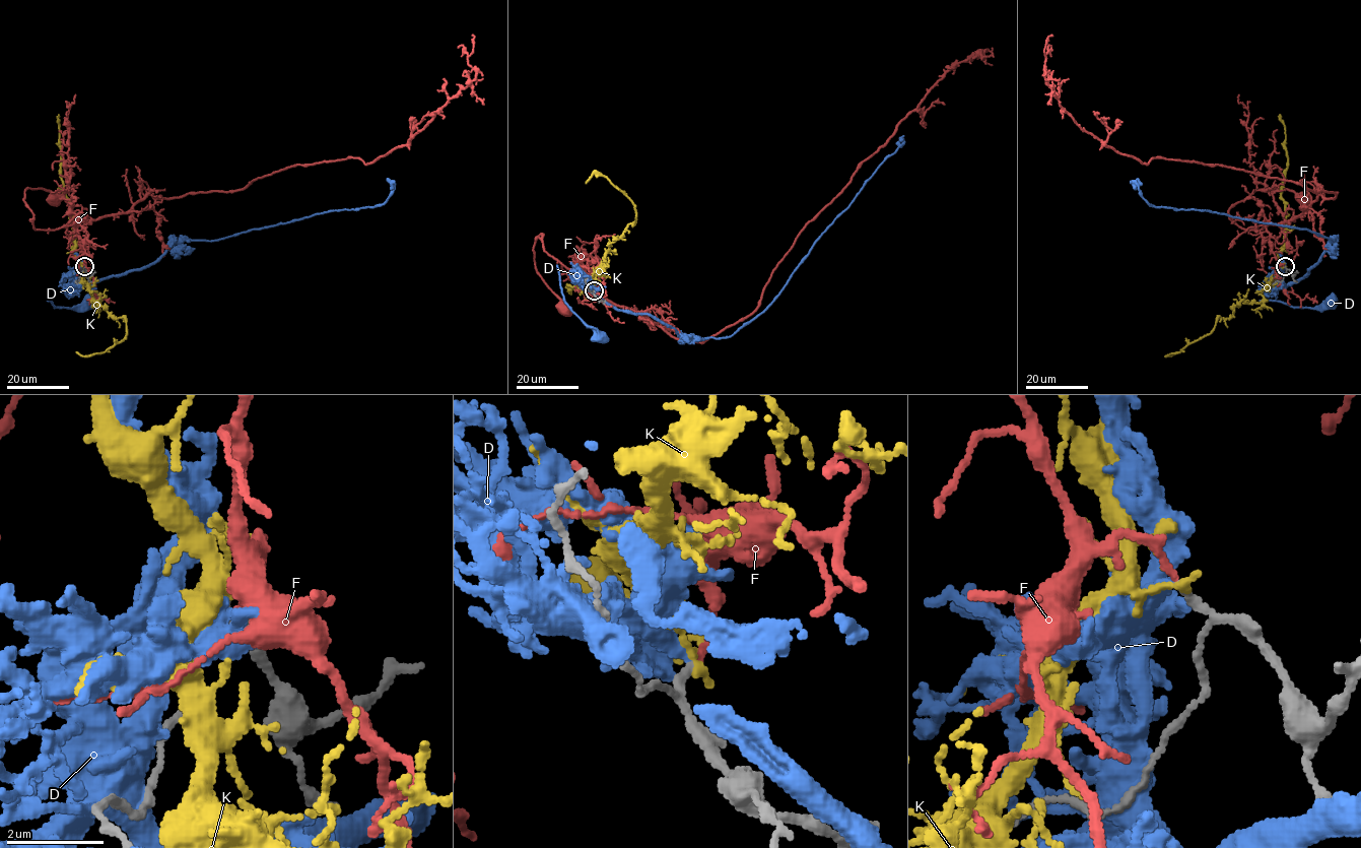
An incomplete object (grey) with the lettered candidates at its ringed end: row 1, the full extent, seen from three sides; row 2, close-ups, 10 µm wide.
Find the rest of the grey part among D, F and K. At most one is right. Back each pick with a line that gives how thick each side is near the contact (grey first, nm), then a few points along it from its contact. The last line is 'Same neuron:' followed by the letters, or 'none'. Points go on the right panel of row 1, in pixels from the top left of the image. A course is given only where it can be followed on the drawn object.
F: 120 nm thick on the grey side, 150 nm on the other; it runs (1284, 267), (1271, 248), (1269, 224), (1245, 230), (1228, 210), (1266, 188), (1304, 198)
Same neuron: F

